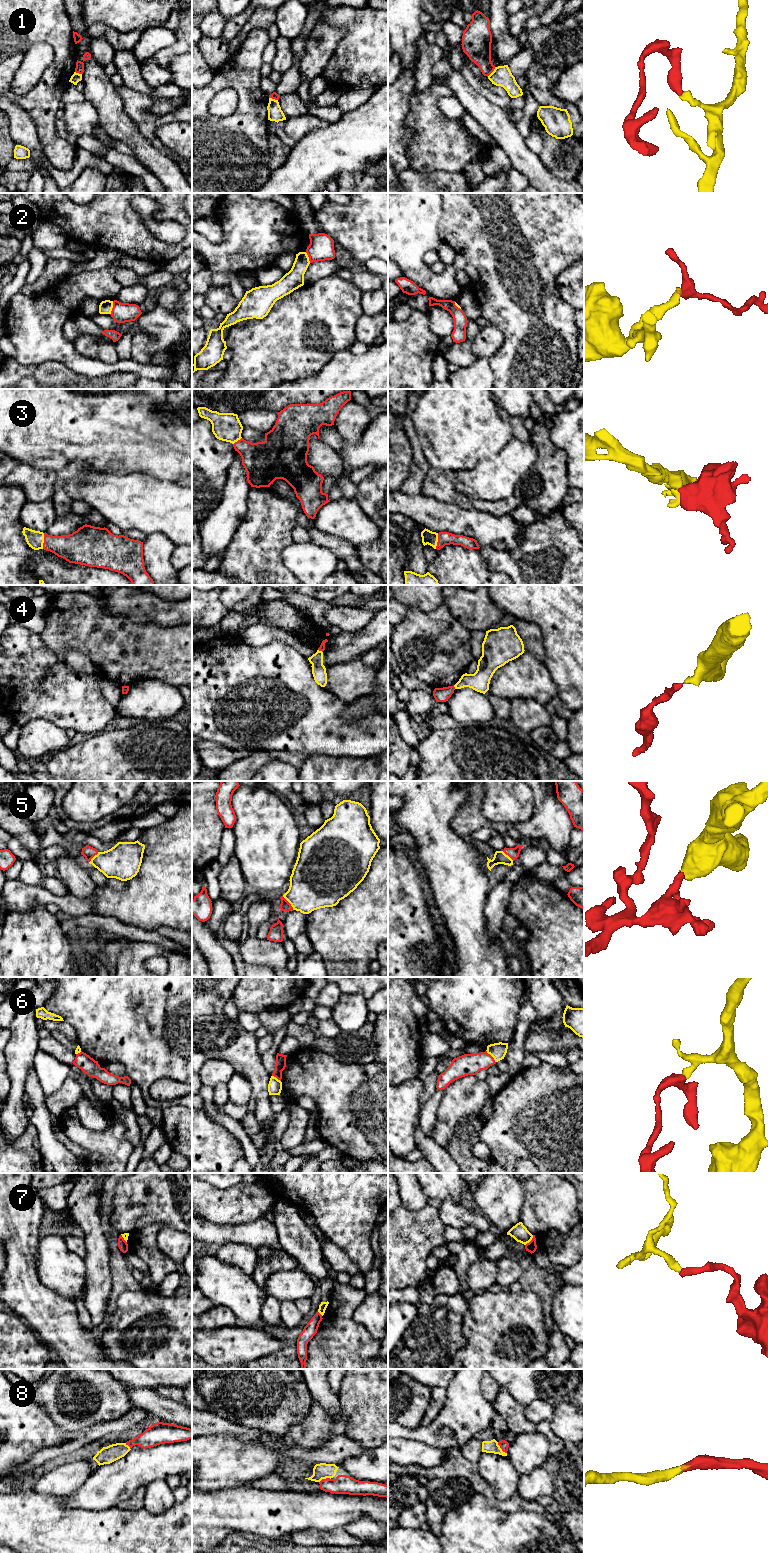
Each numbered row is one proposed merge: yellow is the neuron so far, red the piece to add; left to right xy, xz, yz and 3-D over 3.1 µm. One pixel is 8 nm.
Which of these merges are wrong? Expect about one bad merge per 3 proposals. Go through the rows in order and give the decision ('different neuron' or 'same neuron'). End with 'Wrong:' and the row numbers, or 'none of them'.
1: different neuron
2: different neuron
3: same neuron
4: different neuron
5: same neuron
6: different neuron
7: different neuron
8: same neuron
Wrong: 1, 2, 4, 6, 7

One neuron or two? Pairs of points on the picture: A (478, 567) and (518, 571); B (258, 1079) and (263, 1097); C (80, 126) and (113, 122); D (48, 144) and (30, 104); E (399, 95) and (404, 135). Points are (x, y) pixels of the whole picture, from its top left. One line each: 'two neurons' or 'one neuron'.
A: two neurons
B: one neuron
C: two neurons
D: one neuron
E: one neuron

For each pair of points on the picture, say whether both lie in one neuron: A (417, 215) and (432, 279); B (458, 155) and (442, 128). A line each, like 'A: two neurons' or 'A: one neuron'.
A: one neuron
B: one neuron

